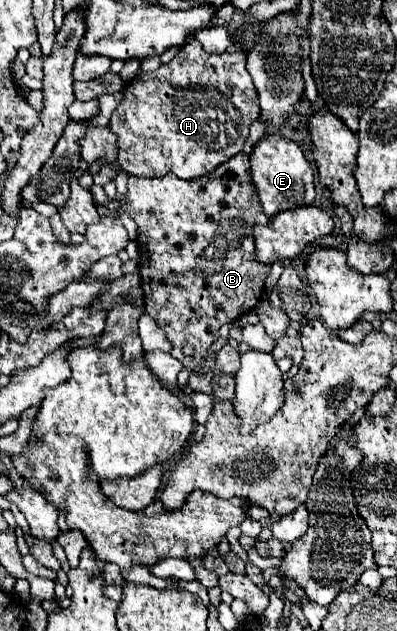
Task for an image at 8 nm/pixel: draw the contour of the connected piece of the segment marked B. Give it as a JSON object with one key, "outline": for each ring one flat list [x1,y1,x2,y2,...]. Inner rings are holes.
{"outline":[[238,152,230,162,222,162,222,166,216,166,214,172,210,172,206,178,194,178,194,180,182,180,174,174,166,174,162,178,128,178,128,192,126,200,110,200,102,186,94,184,90,188,94,202,112,210,112,212,124,212,128,214,136,226,138,226,138,272,142,278,142,290,144,290,144,304,138,306,114,306,106,316,106,328,98,336,98,346,102,350,108,350,112,346,118,346,122,350,122,360,132,362,132,358,142,358,142,342,138,336,138,316,150,314,154,322,166,332,168,340,172,342,172,356,182,360,186,368,192,368,202,358,206,358,208,348,218,338,218,330,226,322,234,322,240,316,252,312,258,302,262,300,262,288,264,280,270,272,270,266,260,264,254,256,254,238,252,228,262,220,262,224,268,222,262,208,258,206,254,186,250,182,248,174,248,156,244,152],[184,344,194,346,194,354,188,358,182,354]]}

